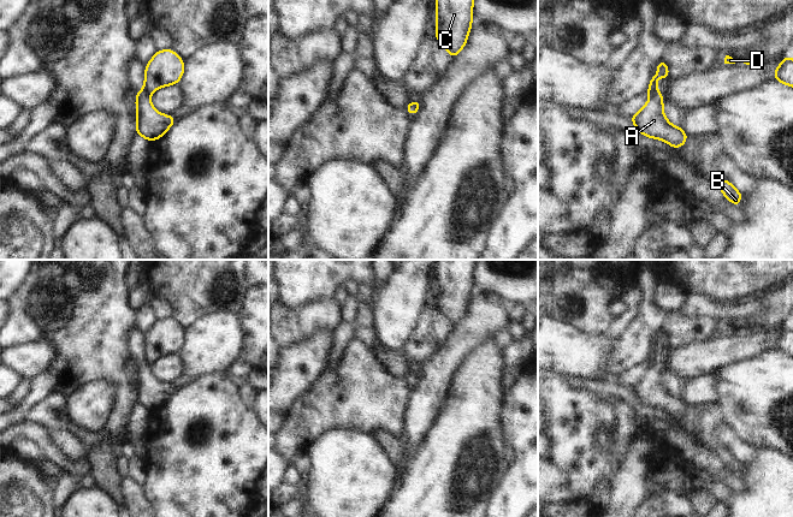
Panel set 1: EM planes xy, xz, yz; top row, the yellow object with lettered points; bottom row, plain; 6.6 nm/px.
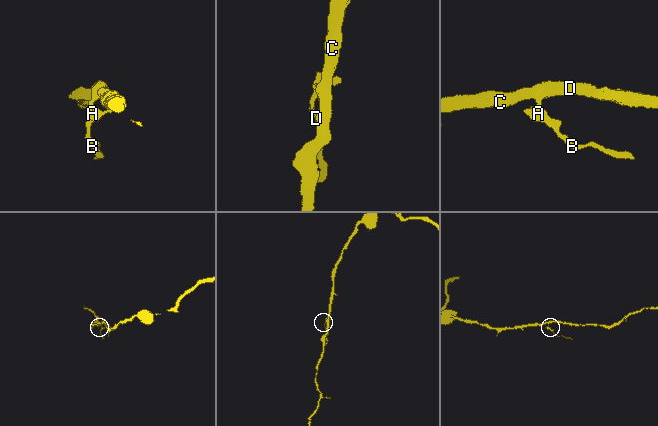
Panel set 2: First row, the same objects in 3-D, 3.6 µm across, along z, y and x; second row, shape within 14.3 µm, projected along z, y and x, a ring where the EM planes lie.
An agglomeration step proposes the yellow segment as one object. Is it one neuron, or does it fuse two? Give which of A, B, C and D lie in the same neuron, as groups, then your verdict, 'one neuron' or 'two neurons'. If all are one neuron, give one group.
groups A B / C D; two neurons

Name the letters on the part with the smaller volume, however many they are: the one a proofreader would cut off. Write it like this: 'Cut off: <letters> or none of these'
Cut off: A, B

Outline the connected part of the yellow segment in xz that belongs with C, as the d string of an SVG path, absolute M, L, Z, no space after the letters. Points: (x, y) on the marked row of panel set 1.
M434 0L436 38L454 59L466 46L473 20L474 0Z

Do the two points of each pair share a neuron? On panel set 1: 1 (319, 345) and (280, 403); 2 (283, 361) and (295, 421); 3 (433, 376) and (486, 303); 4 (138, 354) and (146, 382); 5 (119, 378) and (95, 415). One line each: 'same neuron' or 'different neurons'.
1: same neuron
2: different neurons
3: same neuron
4: same neuron
5: different neurons

